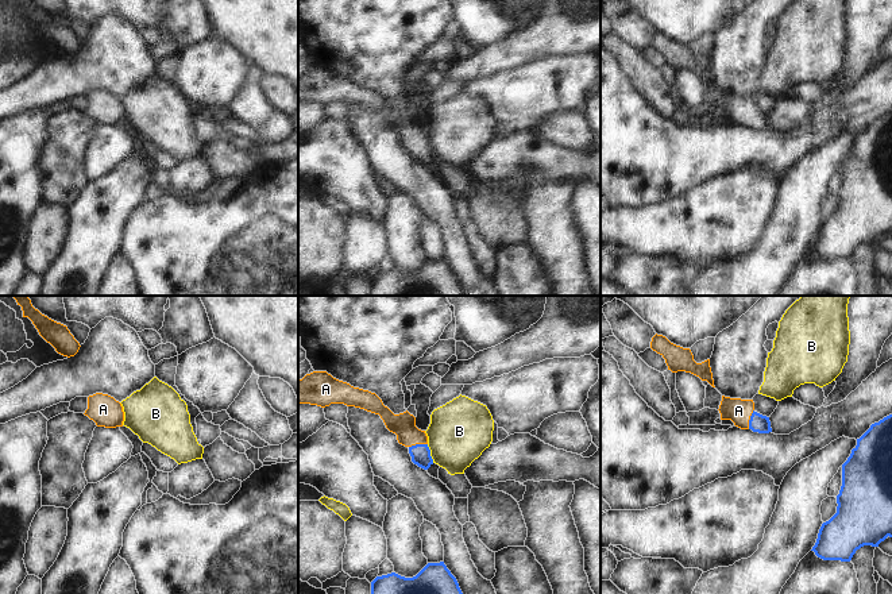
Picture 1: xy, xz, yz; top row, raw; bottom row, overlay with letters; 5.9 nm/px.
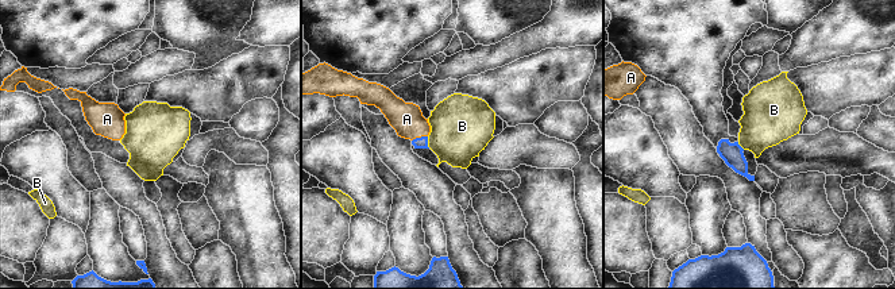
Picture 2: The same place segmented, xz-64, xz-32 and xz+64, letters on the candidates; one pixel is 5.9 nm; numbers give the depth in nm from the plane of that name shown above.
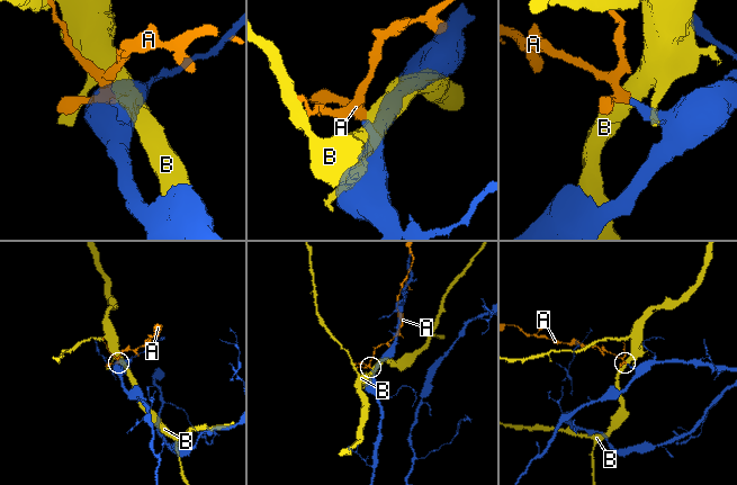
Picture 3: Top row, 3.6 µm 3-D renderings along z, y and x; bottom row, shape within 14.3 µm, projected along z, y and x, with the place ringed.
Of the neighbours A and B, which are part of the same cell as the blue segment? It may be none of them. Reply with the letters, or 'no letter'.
A

